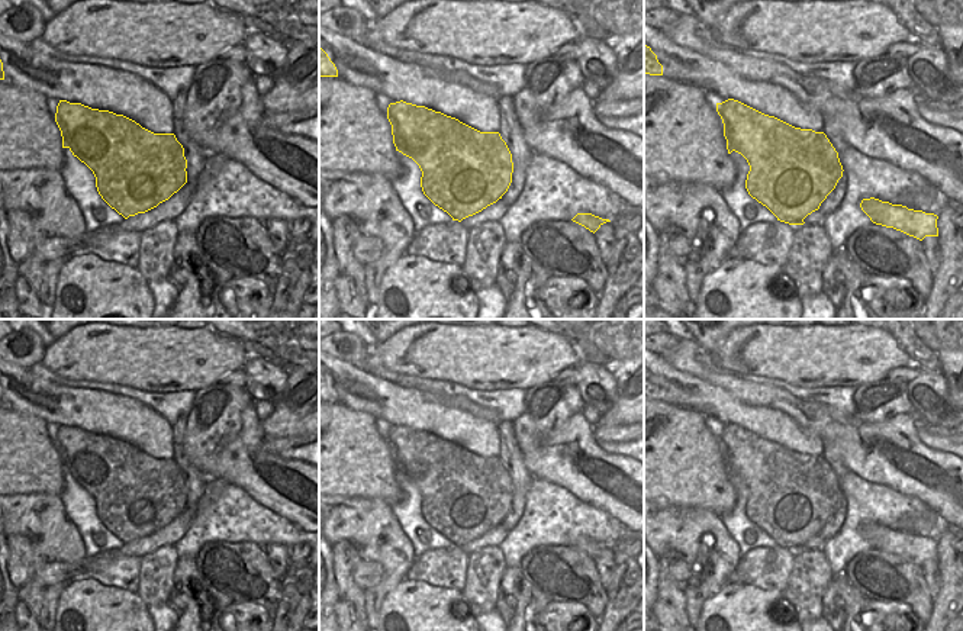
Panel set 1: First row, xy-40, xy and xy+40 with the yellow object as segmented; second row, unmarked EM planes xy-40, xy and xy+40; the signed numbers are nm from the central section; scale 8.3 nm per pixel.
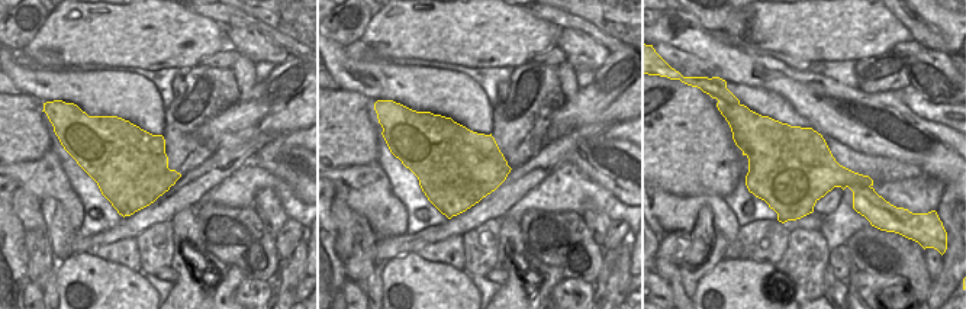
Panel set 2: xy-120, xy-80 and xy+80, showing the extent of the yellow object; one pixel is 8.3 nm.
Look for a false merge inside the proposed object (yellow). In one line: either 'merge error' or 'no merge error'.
merge error

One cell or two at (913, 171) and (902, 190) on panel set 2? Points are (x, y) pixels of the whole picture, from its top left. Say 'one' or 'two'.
two

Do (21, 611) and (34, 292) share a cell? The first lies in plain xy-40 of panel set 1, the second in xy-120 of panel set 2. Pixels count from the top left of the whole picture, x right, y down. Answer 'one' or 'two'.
one

